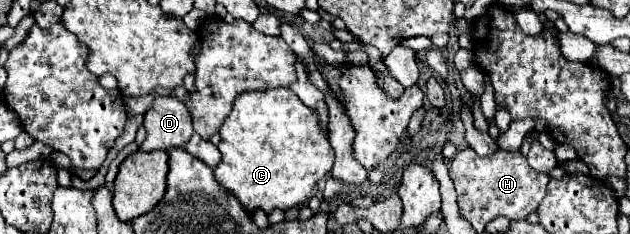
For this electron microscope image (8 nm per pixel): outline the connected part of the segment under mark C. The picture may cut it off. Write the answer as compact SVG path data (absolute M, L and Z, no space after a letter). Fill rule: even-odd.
M277 87L277 89L265 89L265 91L249 91L235 99L231 115L225 119L219 141L219 151L223 155L221 163L213 169L215 179L227 187L249 211L263 209L265 213L271 213L273 209L291 209L301 207L311 197L313 187L319 179L323 179L327 173L331 173L335 163L335 153L329 143L327 131L319 123L319 115L315 109L303 105L303 101L289 89L289 87Z

